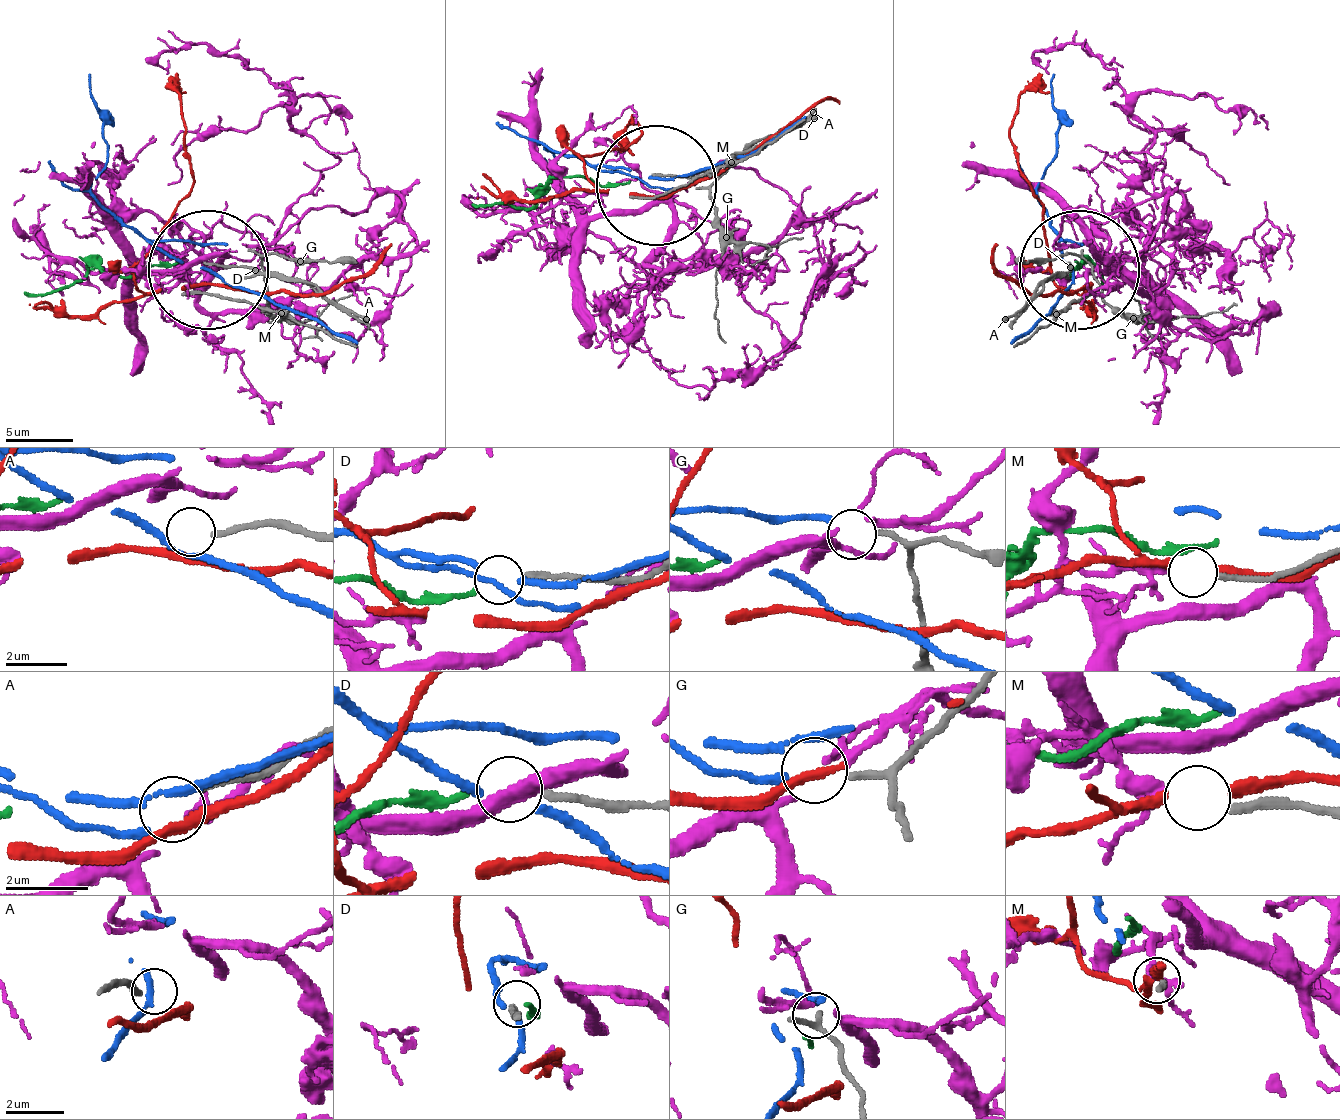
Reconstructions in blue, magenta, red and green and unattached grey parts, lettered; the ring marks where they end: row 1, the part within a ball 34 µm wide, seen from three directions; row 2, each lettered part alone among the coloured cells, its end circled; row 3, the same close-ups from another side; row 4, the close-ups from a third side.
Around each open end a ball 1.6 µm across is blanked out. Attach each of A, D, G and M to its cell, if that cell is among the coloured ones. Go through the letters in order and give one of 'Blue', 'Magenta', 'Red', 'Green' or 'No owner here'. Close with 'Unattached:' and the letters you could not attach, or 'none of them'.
A: No owner here
D: Green
G: Blue
M: No owner here
Unattached: A, M

